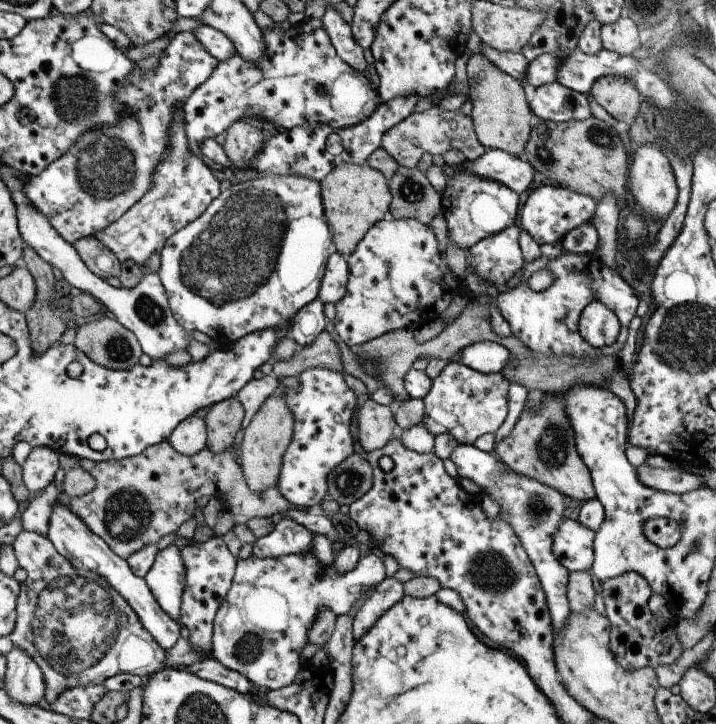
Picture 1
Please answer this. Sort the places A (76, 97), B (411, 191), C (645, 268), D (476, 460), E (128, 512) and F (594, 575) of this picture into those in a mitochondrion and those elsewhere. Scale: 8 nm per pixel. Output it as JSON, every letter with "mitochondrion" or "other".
{"A":"mitochondrion","B":"mitochondrion","C":"other","D":"other","E":"mitochondrion","F":"other"}

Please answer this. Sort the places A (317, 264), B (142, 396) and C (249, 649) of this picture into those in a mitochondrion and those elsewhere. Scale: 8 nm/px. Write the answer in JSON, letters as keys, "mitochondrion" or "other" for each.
{"A":"other","B":"other","C":"mitochondrion"}

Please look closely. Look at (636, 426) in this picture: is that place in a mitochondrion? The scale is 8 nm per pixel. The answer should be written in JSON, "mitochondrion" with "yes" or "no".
{"mitochondrion":"no"}

